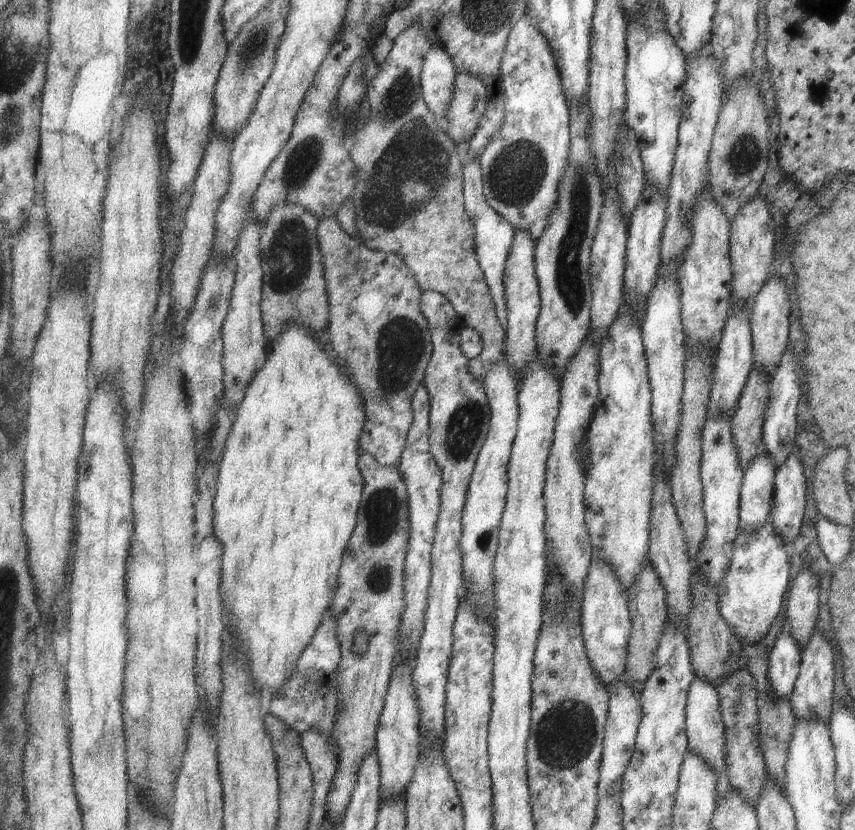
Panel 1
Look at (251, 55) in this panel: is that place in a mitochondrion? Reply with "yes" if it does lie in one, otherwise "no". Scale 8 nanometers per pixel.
yes

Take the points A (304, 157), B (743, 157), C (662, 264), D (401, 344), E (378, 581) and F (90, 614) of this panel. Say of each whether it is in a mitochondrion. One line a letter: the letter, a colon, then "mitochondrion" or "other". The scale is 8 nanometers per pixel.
A: mitochondrion
B: mitochondrion
C: other
D: mitochondrion
E: mitochondrion
F: other

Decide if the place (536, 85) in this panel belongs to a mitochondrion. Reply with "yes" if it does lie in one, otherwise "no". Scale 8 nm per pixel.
no

